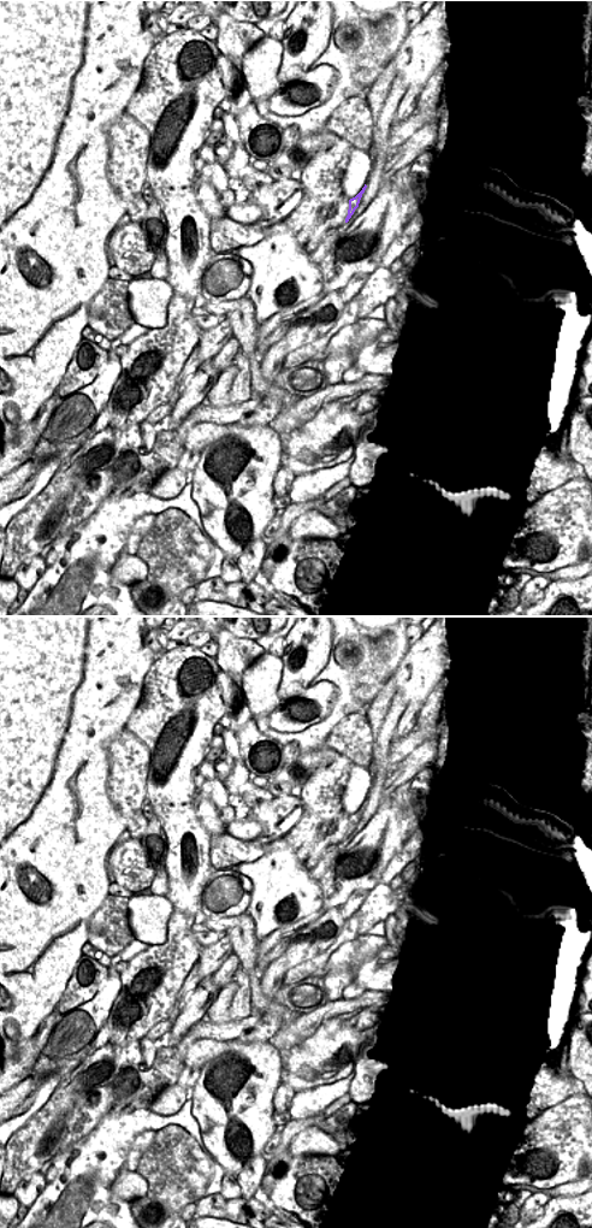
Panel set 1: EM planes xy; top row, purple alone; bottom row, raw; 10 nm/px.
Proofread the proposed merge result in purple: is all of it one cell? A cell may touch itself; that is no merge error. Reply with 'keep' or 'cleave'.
cleave

